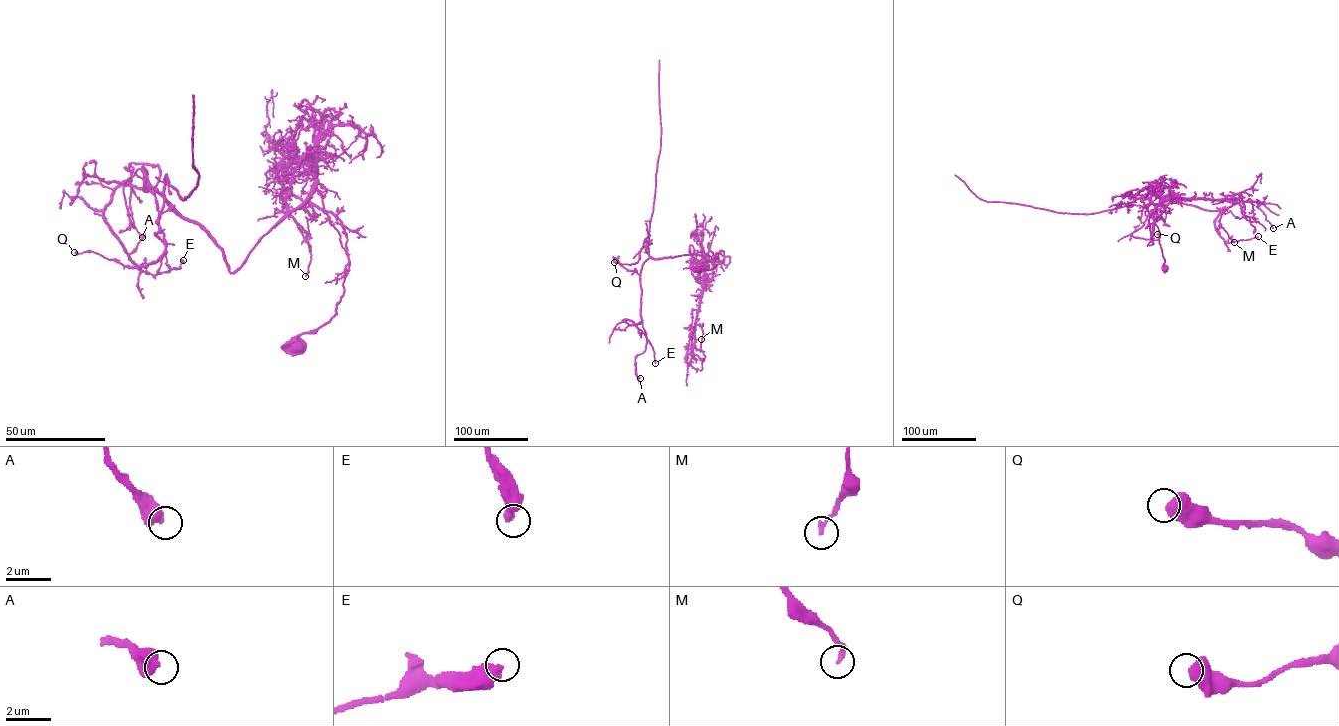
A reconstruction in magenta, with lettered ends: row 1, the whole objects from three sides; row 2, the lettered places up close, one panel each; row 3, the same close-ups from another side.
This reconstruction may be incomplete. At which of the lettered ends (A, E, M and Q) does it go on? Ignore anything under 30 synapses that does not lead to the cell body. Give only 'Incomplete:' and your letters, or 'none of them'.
Incomplete: none of them

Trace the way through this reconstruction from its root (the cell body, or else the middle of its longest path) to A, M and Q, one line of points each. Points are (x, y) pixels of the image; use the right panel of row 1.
A: (1164, 269), (1155, 209), (1149, 218), (1152, 241), (1153, 214), (1170, 203), (1222, 210), (1254, 201), (1273, 228)
M: (1164, 269), (1153, 215), (1164, 201), (1231, 200), (1233, 204), (1219, 222), (1234, 242)
Q: (1164, 269), (1155, 209), (1149, 218), (1152, 241), (1154, 220), (1149, 214), (1132, 235), (1156, 240), (1157, 234)

